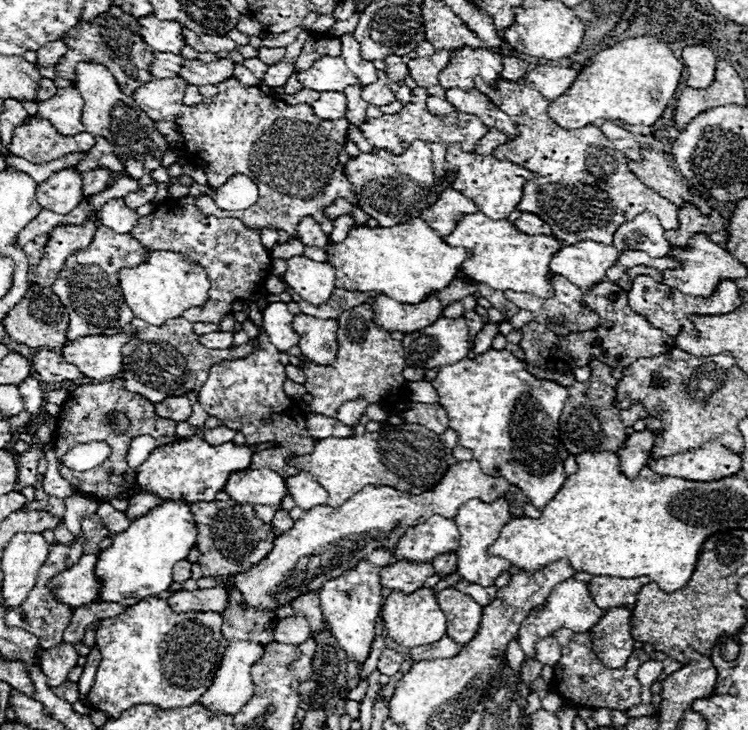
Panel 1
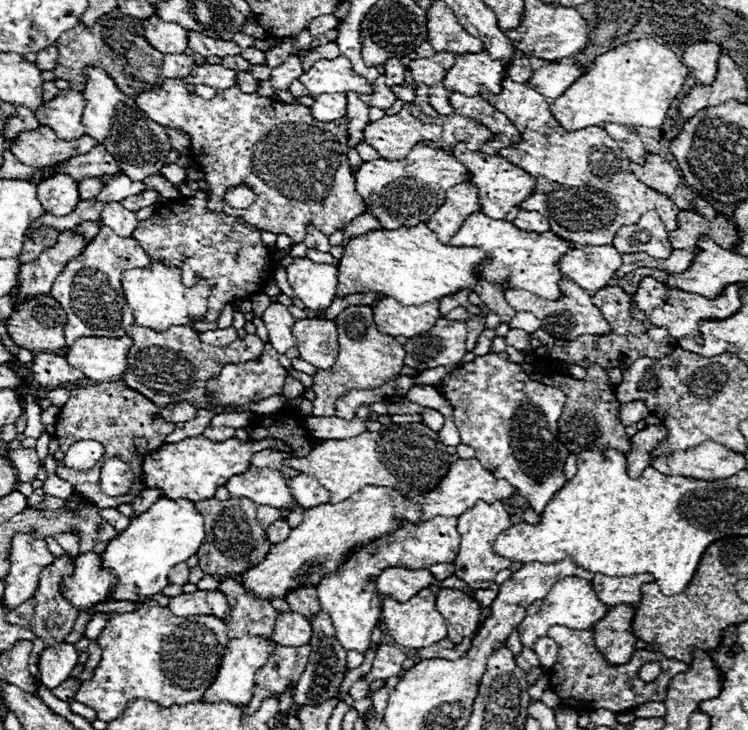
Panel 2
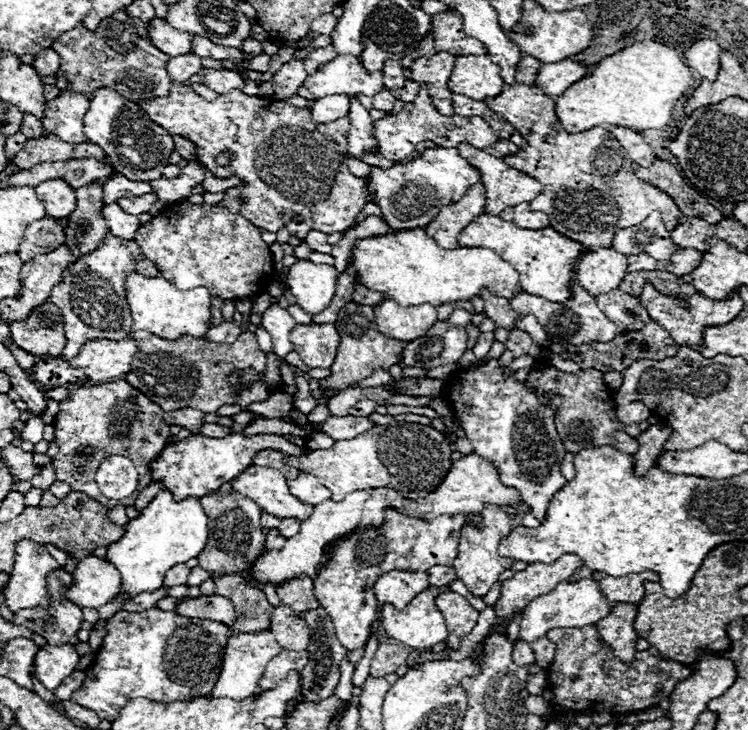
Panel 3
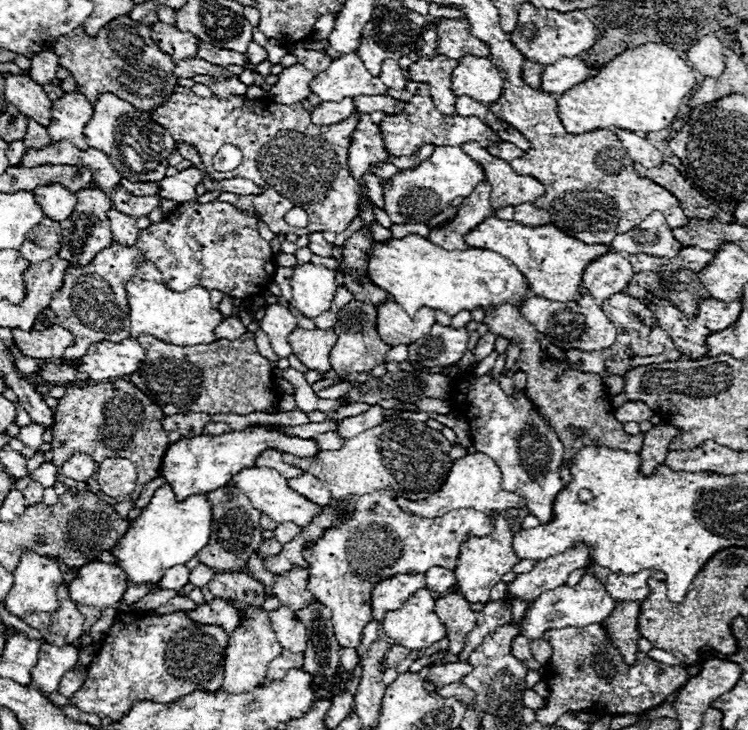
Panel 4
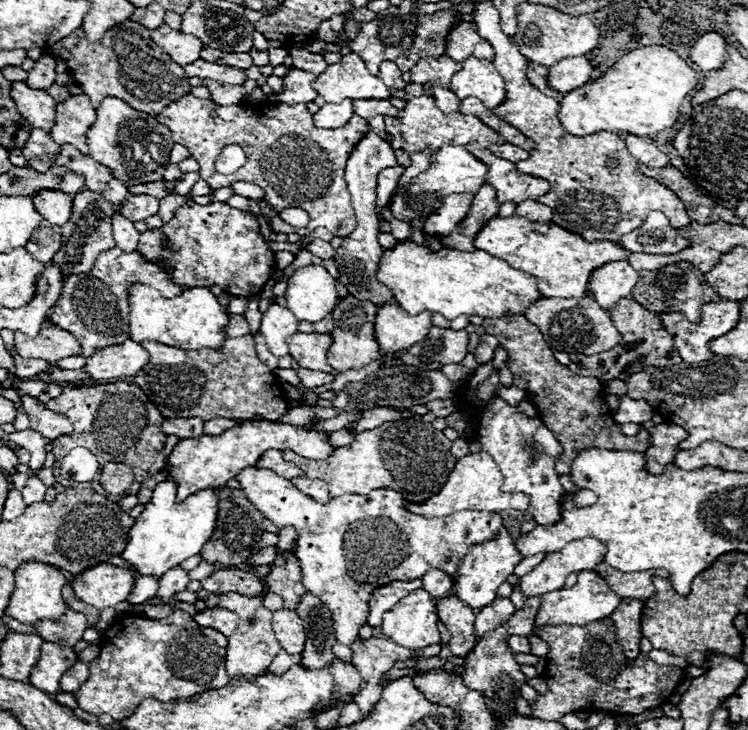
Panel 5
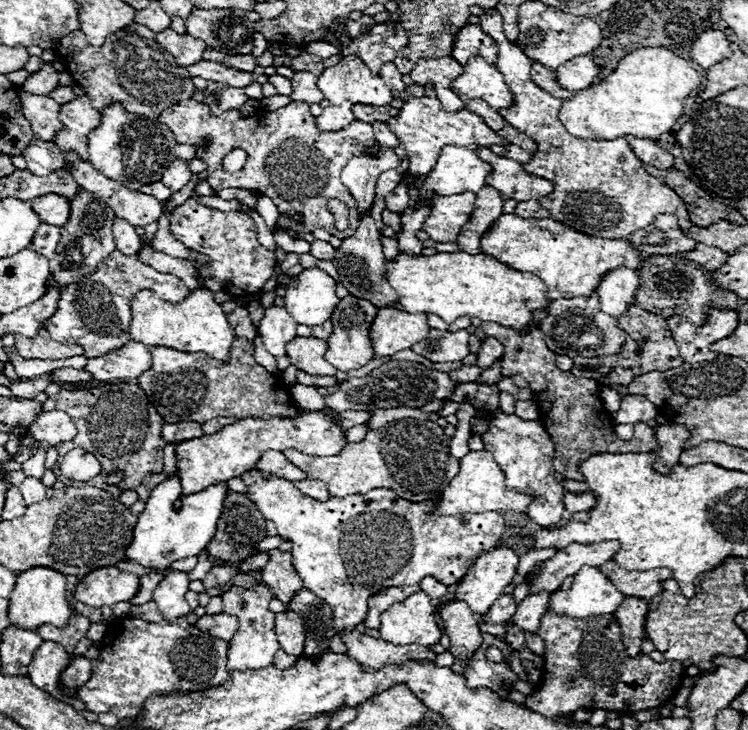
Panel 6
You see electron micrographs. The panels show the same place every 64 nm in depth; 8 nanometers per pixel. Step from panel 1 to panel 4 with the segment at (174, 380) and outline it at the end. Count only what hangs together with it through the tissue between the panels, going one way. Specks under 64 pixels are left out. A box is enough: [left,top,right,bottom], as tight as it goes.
[130,332,280,416]

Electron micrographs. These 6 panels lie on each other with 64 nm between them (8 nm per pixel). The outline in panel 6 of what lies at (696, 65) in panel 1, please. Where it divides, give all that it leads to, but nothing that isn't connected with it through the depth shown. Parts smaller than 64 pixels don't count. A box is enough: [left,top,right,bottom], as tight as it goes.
[690,30,730,70]

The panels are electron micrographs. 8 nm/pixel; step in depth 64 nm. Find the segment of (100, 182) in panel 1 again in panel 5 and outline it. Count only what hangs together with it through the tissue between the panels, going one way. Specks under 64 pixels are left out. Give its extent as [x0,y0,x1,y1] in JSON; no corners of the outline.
[54,190,114,280]

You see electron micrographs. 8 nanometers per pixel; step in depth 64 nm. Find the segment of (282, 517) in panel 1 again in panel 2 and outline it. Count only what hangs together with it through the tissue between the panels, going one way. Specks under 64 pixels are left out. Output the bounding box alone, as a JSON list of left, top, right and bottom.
[266,520,290,544]

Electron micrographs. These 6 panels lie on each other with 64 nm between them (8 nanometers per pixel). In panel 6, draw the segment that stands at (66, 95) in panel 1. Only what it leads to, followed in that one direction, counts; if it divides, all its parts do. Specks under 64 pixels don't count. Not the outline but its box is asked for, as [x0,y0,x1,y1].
[56,96,100,160]

